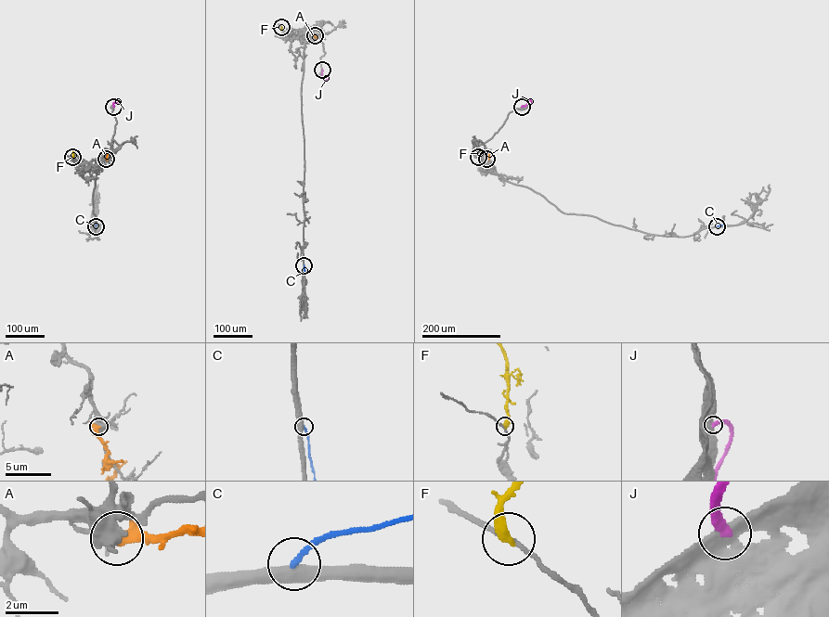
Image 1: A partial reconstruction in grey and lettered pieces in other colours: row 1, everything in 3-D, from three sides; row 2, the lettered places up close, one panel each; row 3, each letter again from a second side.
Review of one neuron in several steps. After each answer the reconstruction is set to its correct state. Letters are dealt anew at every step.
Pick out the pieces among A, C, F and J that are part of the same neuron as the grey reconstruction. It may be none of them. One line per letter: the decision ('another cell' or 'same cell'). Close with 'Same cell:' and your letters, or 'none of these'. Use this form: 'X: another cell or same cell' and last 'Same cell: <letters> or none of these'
A: another cell
C: another cell
F: another cell
J: another cell
Same cell: none of these

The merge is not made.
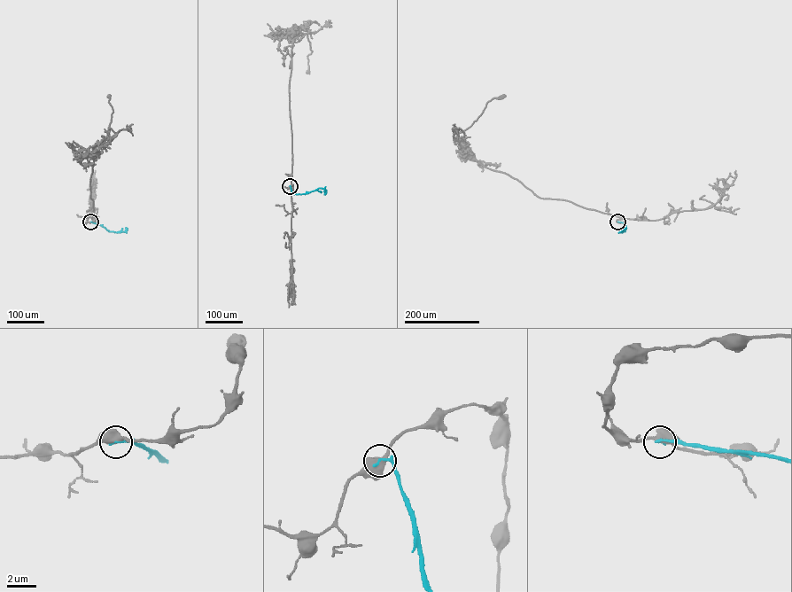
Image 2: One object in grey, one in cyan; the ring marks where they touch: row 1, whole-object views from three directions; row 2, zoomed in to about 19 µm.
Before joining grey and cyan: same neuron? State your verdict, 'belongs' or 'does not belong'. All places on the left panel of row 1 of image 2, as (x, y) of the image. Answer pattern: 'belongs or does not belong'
does not belong

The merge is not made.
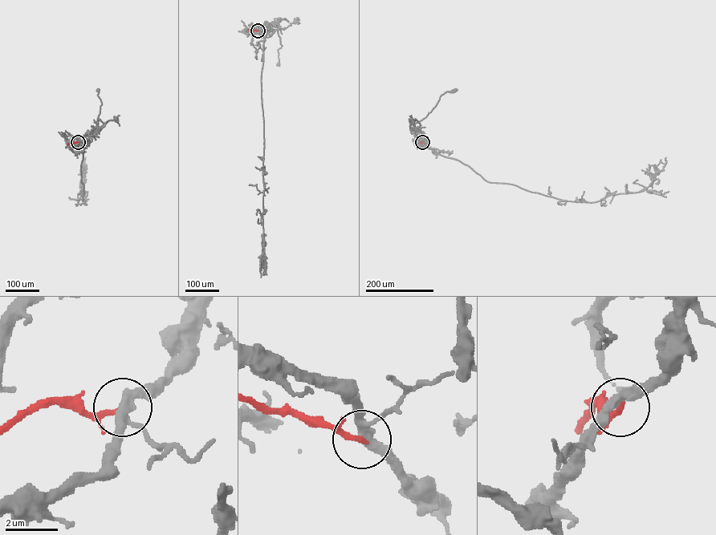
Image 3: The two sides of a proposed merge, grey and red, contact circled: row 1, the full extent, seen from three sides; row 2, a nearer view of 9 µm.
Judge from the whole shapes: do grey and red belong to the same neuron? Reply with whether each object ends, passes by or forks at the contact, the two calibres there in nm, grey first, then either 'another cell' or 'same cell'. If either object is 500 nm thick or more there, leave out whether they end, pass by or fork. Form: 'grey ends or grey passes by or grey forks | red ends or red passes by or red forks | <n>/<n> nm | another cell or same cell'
grey forks | red passes by | 280/140 nm | another cell

